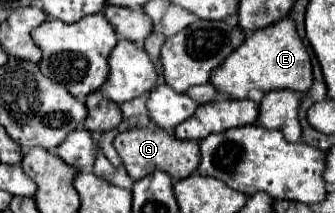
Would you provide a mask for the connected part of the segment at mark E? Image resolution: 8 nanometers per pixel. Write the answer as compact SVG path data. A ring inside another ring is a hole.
M284 19L280 23L250 33L244 43L212 71L210 83L216 87L216 91L228 95L230 99L246 99L252 89L260 89L264 93L276 89L306 93L312 85L312 65L306 47L296 35L294 21Z

